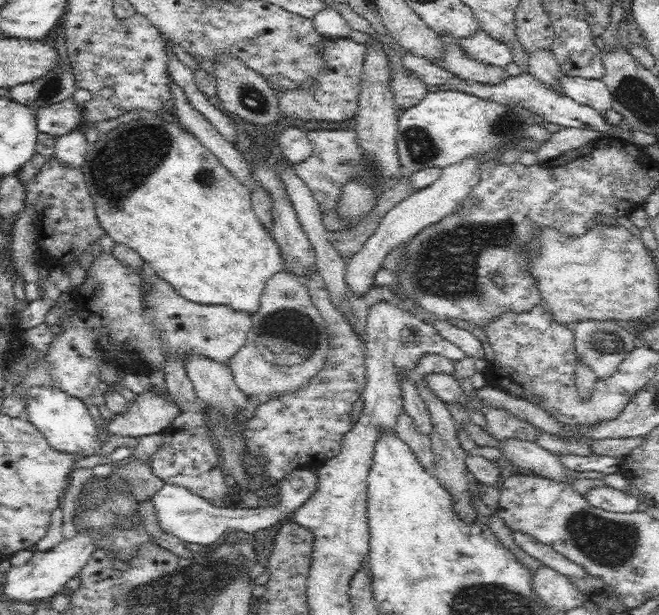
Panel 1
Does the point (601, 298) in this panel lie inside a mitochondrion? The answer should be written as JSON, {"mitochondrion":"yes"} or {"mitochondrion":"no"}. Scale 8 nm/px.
{"mitochondrion":"no"}

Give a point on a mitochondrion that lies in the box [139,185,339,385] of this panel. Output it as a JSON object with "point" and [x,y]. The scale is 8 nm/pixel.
{"point":[291,326]}

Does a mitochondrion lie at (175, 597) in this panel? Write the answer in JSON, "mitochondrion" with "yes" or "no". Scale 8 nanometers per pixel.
{"mitochondrion":"yes"}

